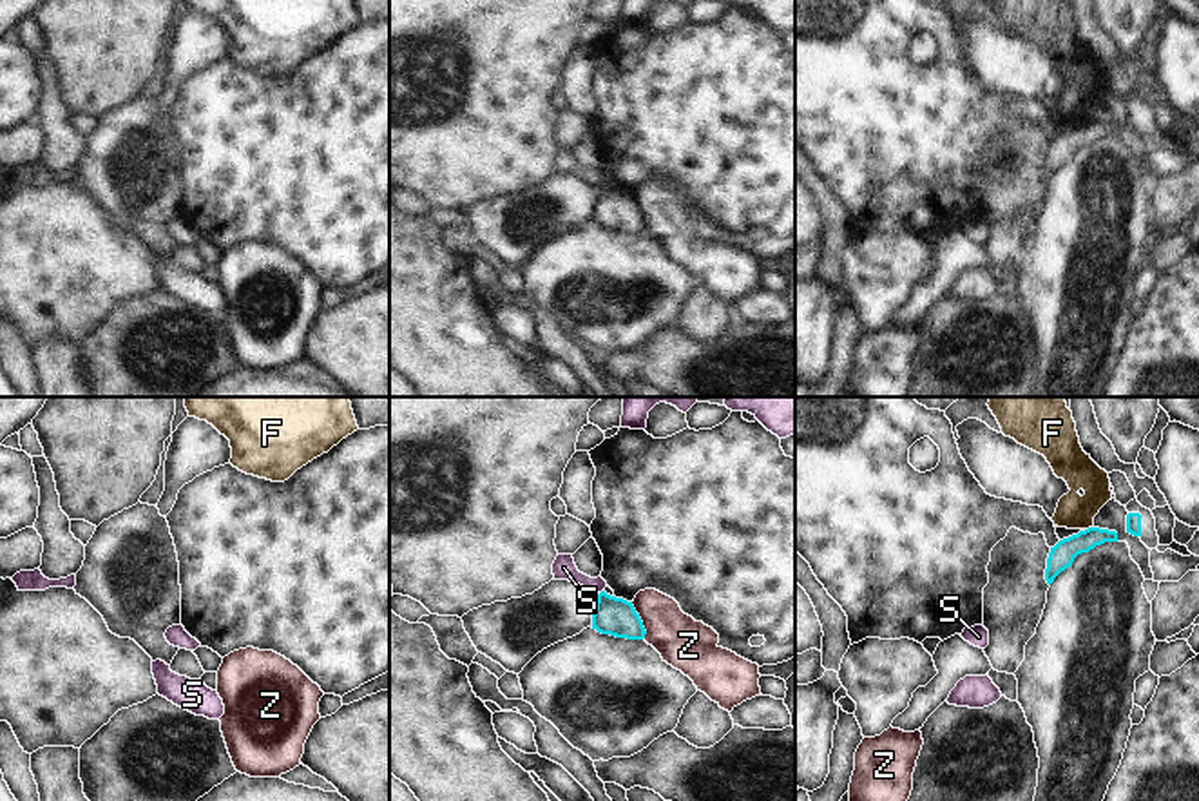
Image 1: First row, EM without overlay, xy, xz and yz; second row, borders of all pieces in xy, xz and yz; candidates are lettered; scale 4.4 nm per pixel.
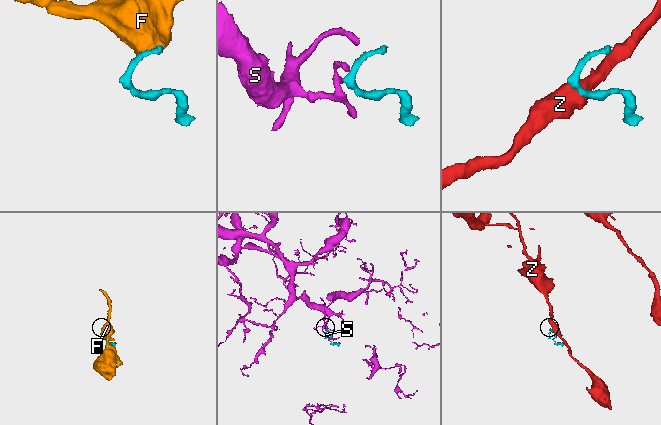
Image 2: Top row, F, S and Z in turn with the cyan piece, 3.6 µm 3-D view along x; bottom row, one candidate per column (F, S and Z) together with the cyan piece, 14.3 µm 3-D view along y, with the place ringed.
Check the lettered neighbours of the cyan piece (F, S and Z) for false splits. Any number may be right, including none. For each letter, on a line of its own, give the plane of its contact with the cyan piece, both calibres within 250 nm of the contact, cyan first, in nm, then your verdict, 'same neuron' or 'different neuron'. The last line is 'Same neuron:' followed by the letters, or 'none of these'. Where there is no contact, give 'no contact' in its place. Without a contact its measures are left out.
F: contact in yz; calibres 110 and 160 nm; different neuron
S: contact in xz; calibres 170 and 110 nm; different neuron
Z: contact in xz; calibres 170 and 240 nm; different neuron
Same neuron: none of these

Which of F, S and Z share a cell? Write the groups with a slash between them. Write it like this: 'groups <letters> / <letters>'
groups F / S / Z

